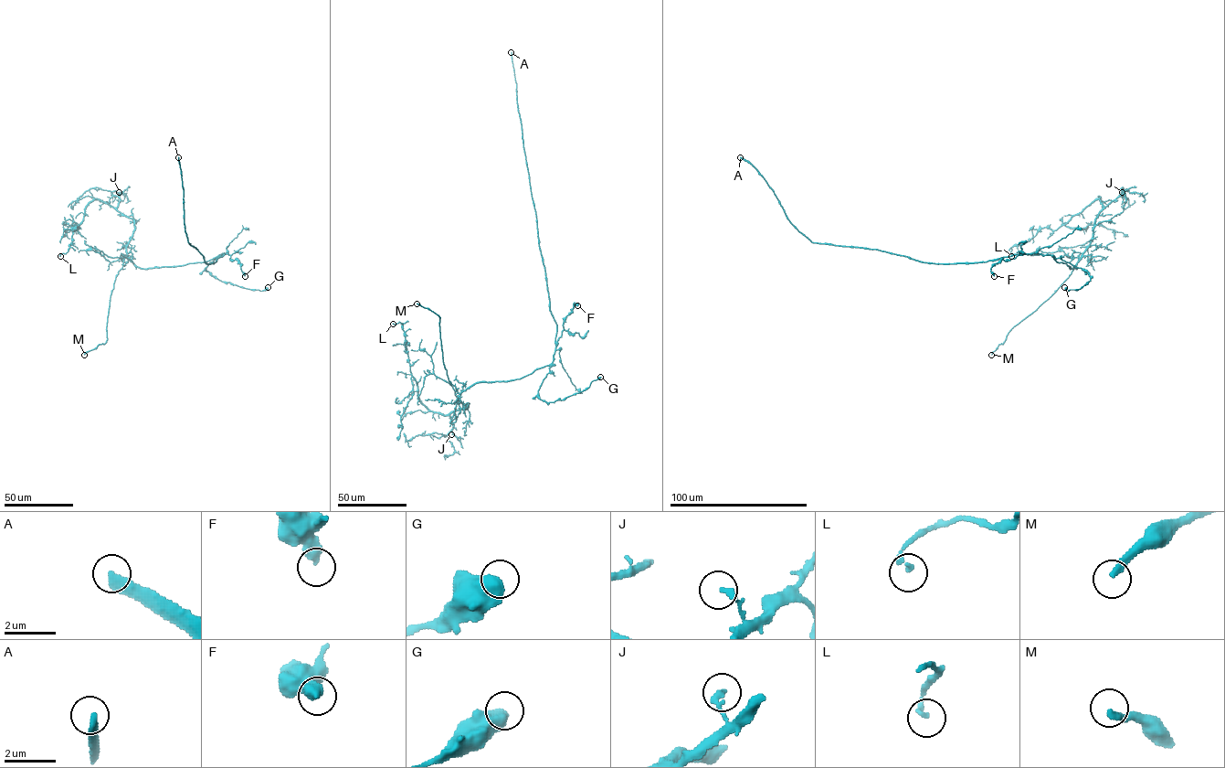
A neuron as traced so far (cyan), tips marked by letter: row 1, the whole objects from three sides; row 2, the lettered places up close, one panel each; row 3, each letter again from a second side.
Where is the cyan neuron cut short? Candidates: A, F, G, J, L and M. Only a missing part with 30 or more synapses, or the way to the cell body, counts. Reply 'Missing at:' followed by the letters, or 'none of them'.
Missing at: A

